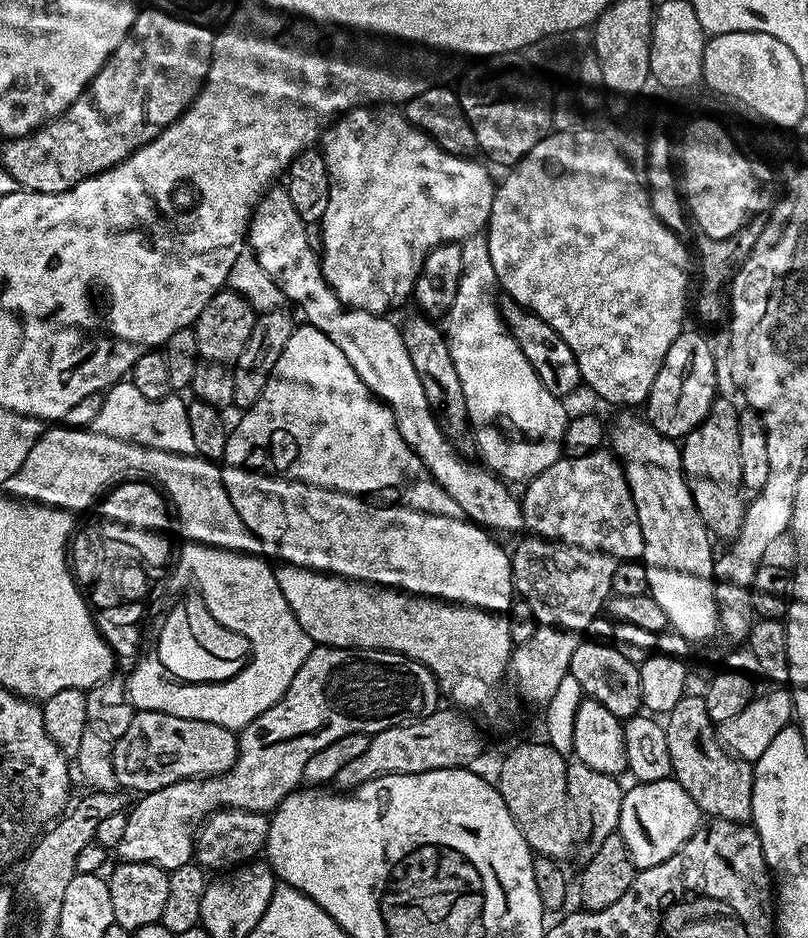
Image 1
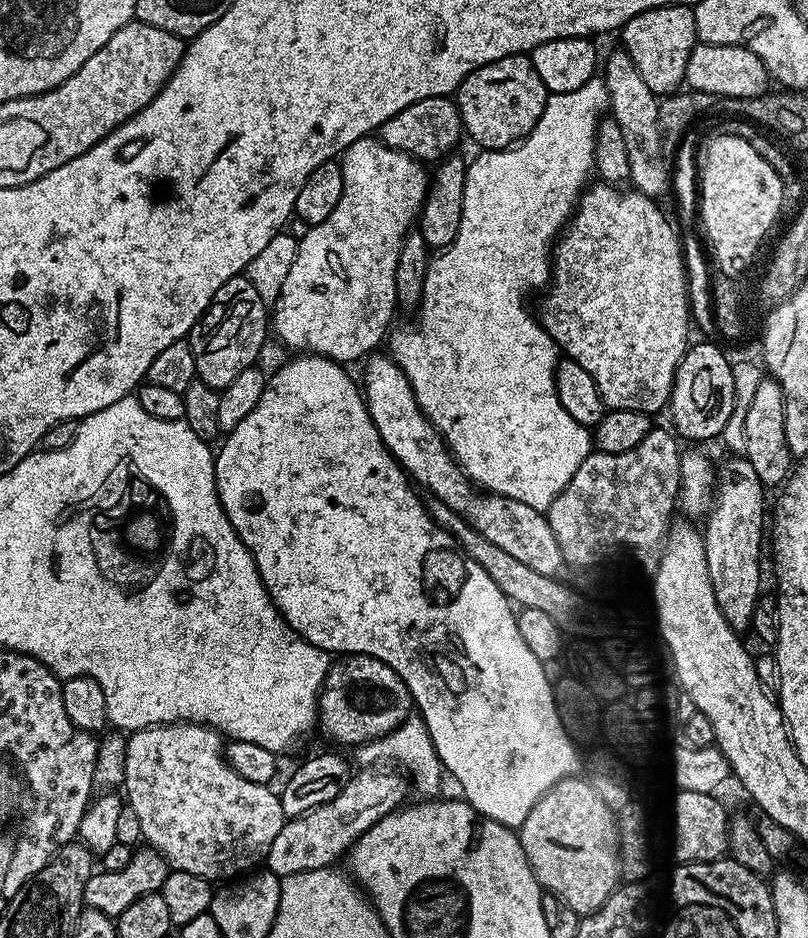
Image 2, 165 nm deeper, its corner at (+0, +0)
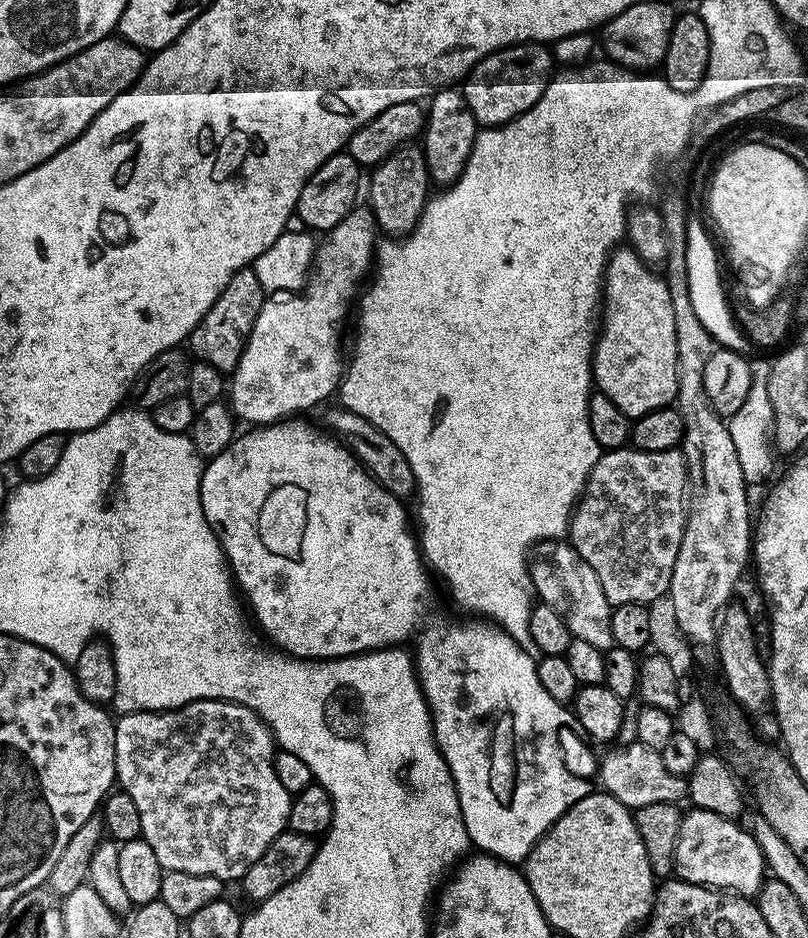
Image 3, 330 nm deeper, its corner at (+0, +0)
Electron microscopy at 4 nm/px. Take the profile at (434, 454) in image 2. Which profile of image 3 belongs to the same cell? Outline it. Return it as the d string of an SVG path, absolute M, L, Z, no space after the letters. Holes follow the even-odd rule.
M558 539L535 545L530 571L539 603L558 610L575 639L590 642L590 646L598 646L598 650L605 653L613 647L608 621L612 616L613 605L609 604L602 590L602 582L598 582L598 574L590 570L590 562L586 562L586 558L582 558L571 543Z

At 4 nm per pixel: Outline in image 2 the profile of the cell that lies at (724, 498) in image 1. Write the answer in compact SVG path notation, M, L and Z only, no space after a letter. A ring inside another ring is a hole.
M732 458L724 465L719 465L714 489L712 510L702 524L704 549L706 550L706 570L710 570L710 586L714 586L714 602L726 618L731 628L747 629L752 622L754 606L760 600L760 543L766 540L766 520L764 524L764 495L766 489L758 478L758 470L750 466L743 458Z

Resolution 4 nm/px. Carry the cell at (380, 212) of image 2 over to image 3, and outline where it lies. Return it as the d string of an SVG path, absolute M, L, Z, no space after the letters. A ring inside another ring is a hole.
M364 206L353 208L349 216L342 218L342 222L338 222L338 226L334 226L332 231L319 241L303 291L285 295L280 299L269 299L260 307L258 318L242 350L242 358L230 374L230 387L226 392L232 415L237 421L244 423L245 420L248 423L245 425L248 426L276 424L280 420L304 414L307 408L322 403L331 392L333 395L339 389L340 377L344 375L346 367L345 357L340 357L340 331L344 328L348 307L351 304L353 307L373 267L374 249L378 244L376 236L378 237L378 229L371 211Z

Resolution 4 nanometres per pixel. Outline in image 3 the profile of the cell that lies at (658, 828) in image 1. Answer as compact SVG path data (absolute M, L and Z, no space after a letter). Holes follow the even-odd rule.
M693 807L683 813L678 842L676 843L675 875L691 884L703 884L705 888L734 890L745 898L759 897L760 887L766 879L764 852L745 827L735 819L720 817Z

